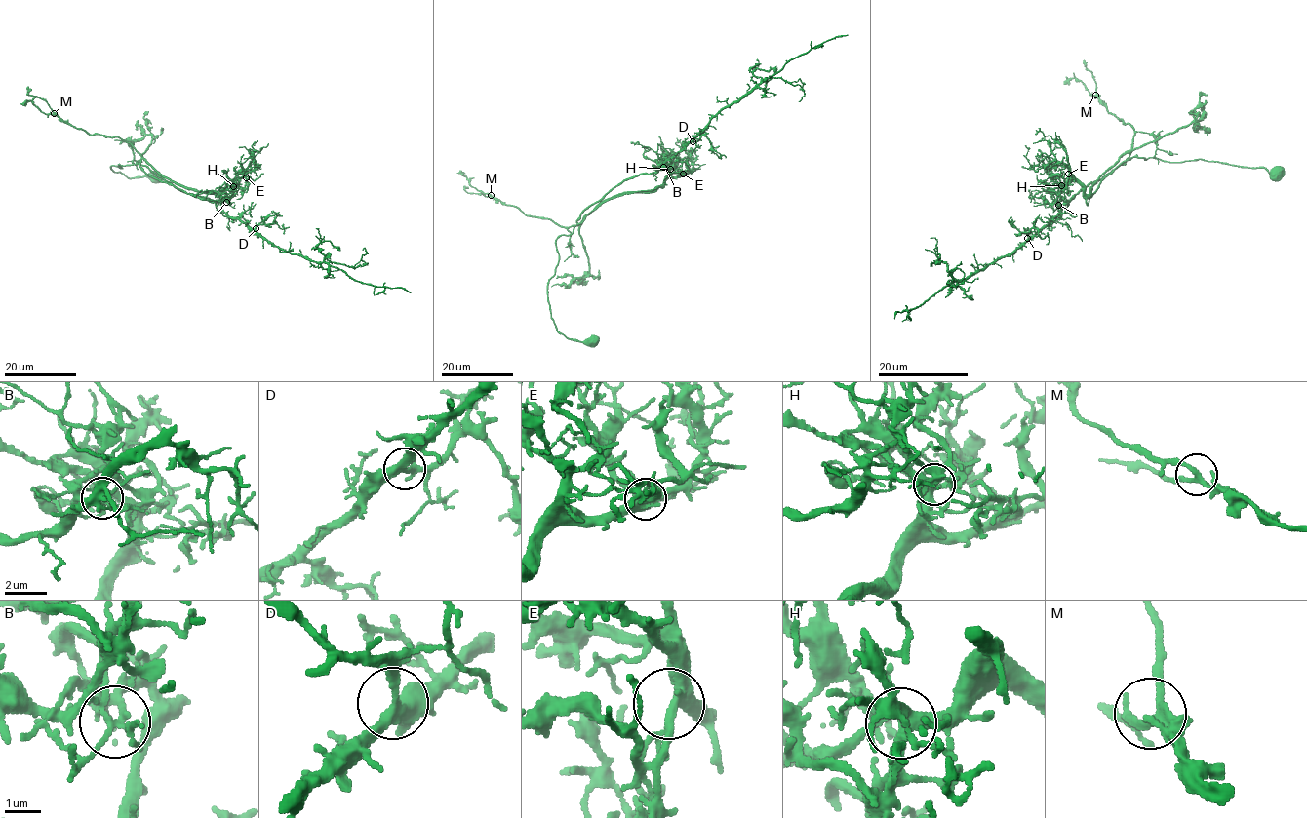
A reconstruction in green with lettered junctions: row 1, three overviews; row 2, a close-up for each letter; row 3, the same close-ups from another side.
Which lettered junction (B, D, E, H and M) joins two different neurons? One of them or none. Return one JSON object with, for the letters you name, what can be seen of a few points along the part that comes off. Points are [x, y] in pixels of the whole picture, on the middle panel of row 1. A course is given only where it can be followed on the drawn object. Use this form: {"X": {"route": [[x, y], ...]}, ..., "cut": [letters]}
{"B": {"route": [[663, 167], [612, 188], [587, 208], [577, 224], [566, 227], [527, 216], [478, 191], [466, 176], [457, 173]]}, "cut": ["B"]}

